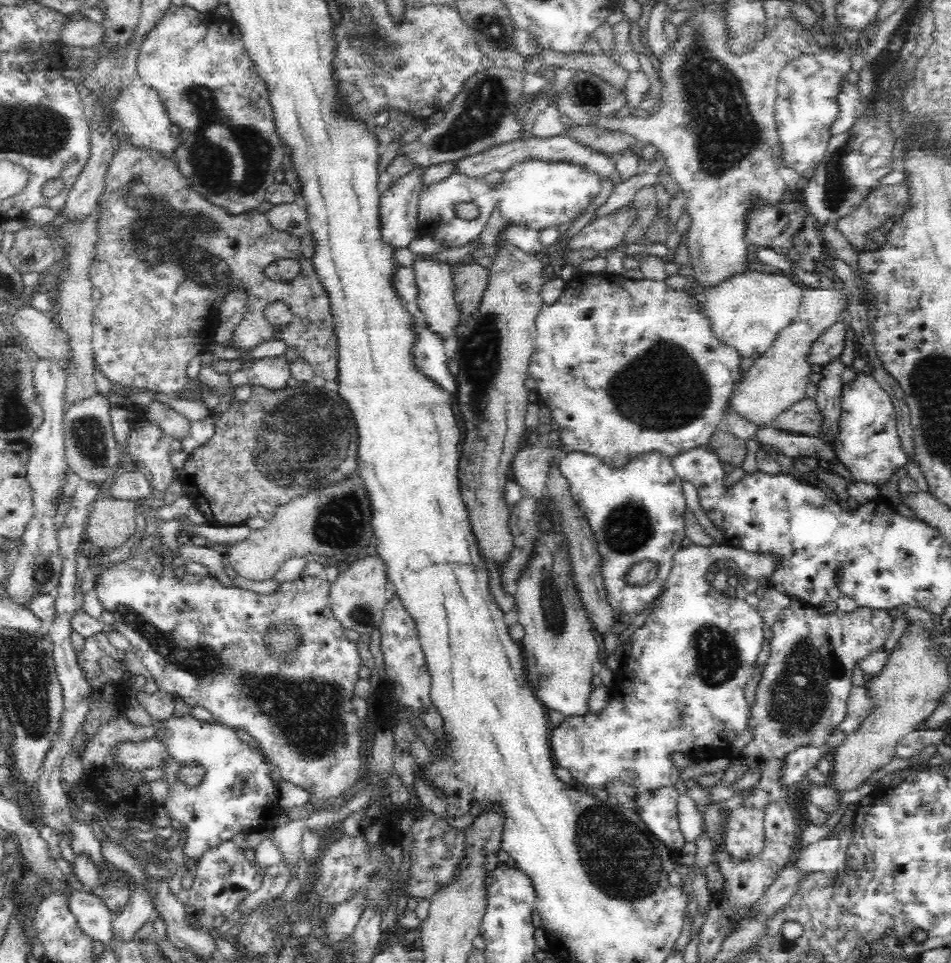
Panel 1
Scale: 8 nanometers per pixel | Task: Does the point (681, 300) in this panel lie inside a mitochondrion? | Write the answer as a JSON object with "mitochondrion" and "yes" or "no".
{"mitochondrion":"no"}

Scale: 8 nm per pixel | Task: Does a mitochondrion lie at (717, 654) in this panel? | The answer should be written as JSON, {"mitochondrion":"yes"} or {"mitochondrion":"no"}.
{"mitochondrion":"yes"}

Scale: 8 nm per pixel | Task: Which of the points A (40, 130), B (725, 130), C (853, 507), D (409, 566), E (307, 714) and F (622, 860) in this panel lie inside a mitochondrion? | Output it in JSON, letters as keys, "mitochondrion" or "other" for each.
{"A":"mitochondrion","B":"mitochondrion","C":"other","D":"other","E":"mitochondrion","F":"mitochondrion"}

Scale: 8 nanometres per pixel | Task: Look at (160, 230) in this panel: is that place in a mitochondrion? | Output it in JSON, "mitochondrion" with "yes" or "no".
{"mitochondrion":"yes"}

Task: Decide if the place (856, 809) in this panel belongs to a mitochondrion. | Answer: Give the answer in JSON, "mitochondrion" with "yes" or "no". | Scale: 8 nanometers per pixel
{"mitochondrion":"no"}

